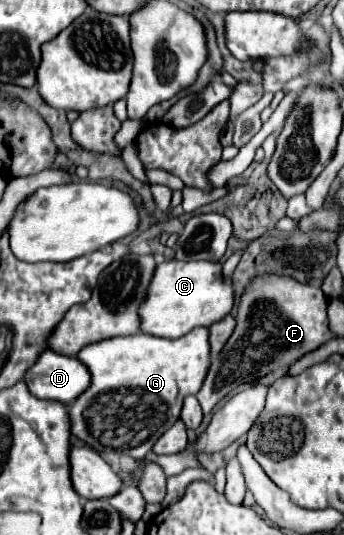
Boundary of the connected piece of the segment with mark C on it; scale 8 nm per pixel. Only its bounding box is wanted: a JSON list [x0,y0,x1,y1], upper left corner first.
[139,260,233,338]

